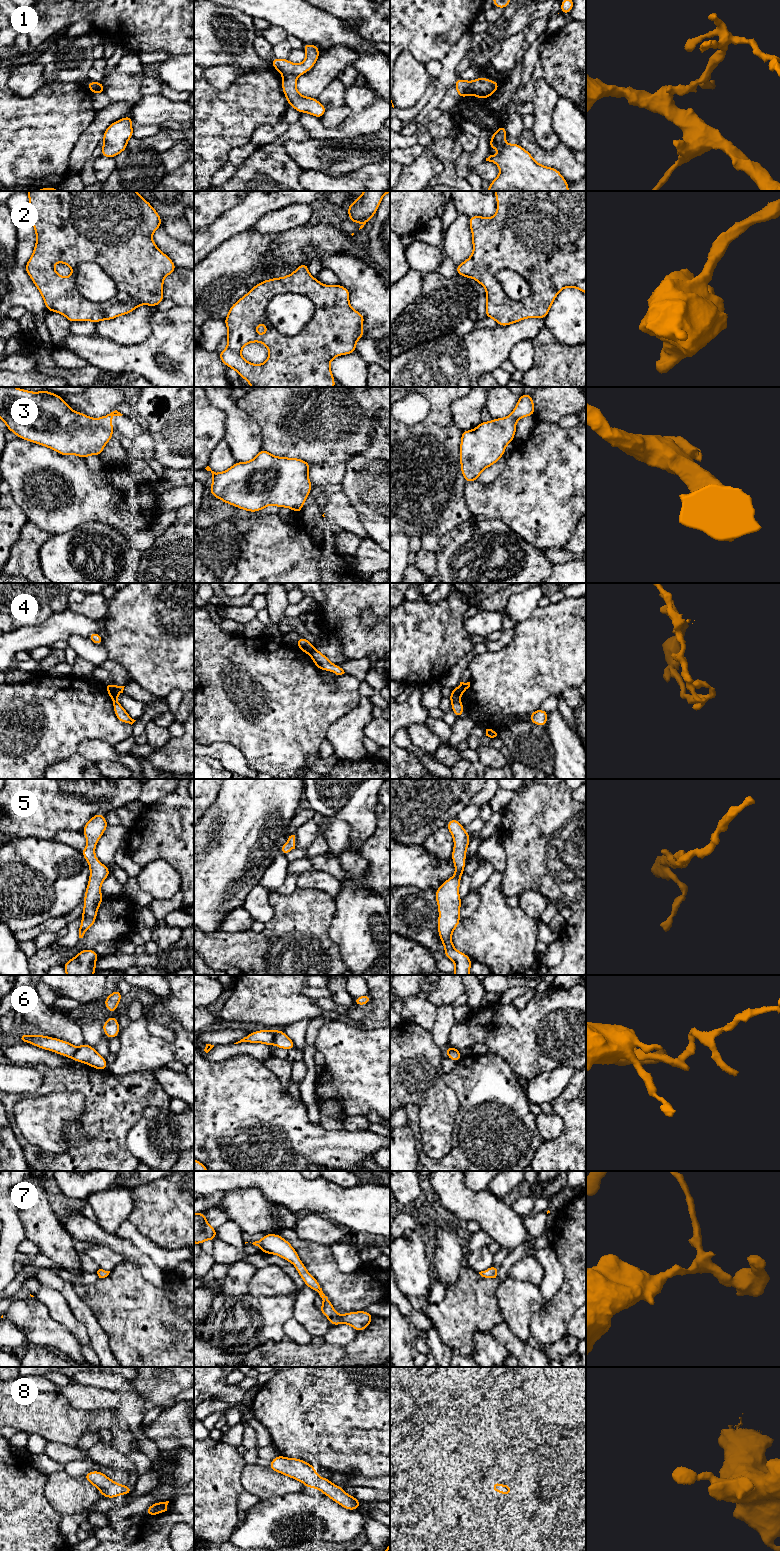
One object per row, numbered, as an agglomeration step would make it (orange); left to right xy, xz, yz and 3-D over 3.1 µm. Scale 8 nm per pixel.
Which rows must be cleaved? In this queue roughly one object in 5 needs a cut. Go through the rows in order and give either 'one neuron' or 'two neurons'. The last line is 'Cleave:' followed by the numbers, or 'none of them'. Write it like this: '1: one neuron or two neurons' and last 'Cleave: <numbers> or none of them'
1: two neurons
2: two neurons
3: one neuron
4: two neurons
5: one neuron
6: two neurons
7: one neuron
8: one neuron
Cleave: 1, 2, 4, 6

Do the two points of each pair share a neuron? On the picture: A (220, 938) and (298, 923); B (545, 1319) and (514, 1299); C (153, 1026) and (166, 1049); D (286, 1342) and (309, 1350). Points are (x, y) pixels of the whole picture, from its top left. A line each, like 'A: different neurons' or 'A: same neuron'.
A: same neuron
B: different neurons
C: different neurons
D: same neuron

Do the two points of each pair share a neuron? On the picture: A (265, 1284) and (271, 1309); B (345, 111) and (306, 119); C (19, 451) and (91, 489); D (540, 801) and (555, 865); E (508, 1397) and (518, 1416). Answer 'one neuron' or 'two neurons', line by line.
A: two neurons
B: two neurons
C: one neuron
D: one neuron
E: two neurons

